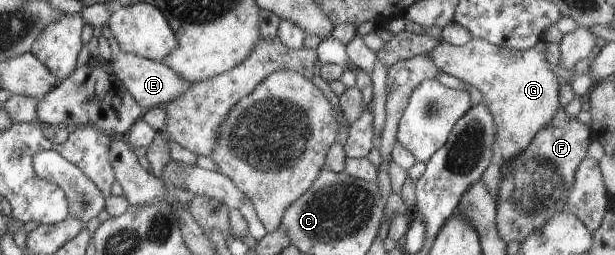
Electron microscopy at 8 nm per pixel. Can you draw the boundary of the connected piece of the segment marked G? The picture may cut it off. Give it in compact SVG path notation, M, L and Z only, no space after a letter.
M473 38L462 46L441 42L426 54L441 73L449 73L468 86L479 89L483 94L481 103L493 114L496 125L493 155L480 180L496 203L501 182L505 179L502 173L504 166L528 149L533 136L547 125L561 108L558 91L561 83L559 77L557 79L553 73L553 64L545 59L544 50L544 39L539 39L531 49L517 51L490 44L481 38Z

